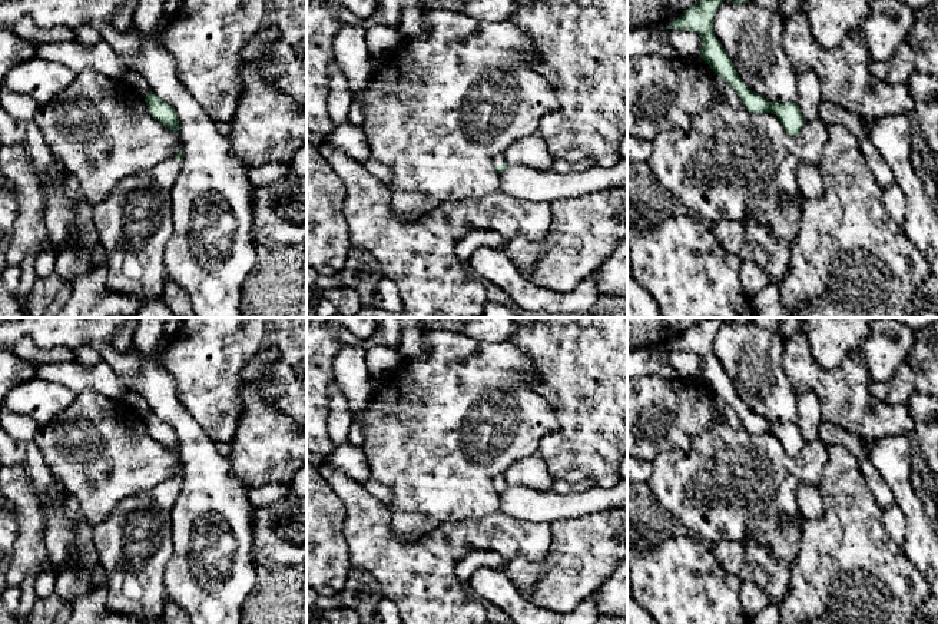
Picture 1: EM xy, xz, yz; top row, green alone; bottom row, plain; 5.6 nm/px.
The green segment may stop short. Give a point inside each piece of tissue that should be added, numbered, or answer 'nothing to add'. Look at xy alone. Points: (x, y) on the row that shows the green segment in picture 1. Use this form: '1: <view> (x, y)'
1: xy (135, 222)

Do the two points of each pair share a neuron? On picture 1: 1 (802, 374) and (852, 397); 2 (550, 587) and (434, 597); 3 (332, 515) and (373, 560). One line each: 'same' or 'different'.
1: same
2: different
3: different

